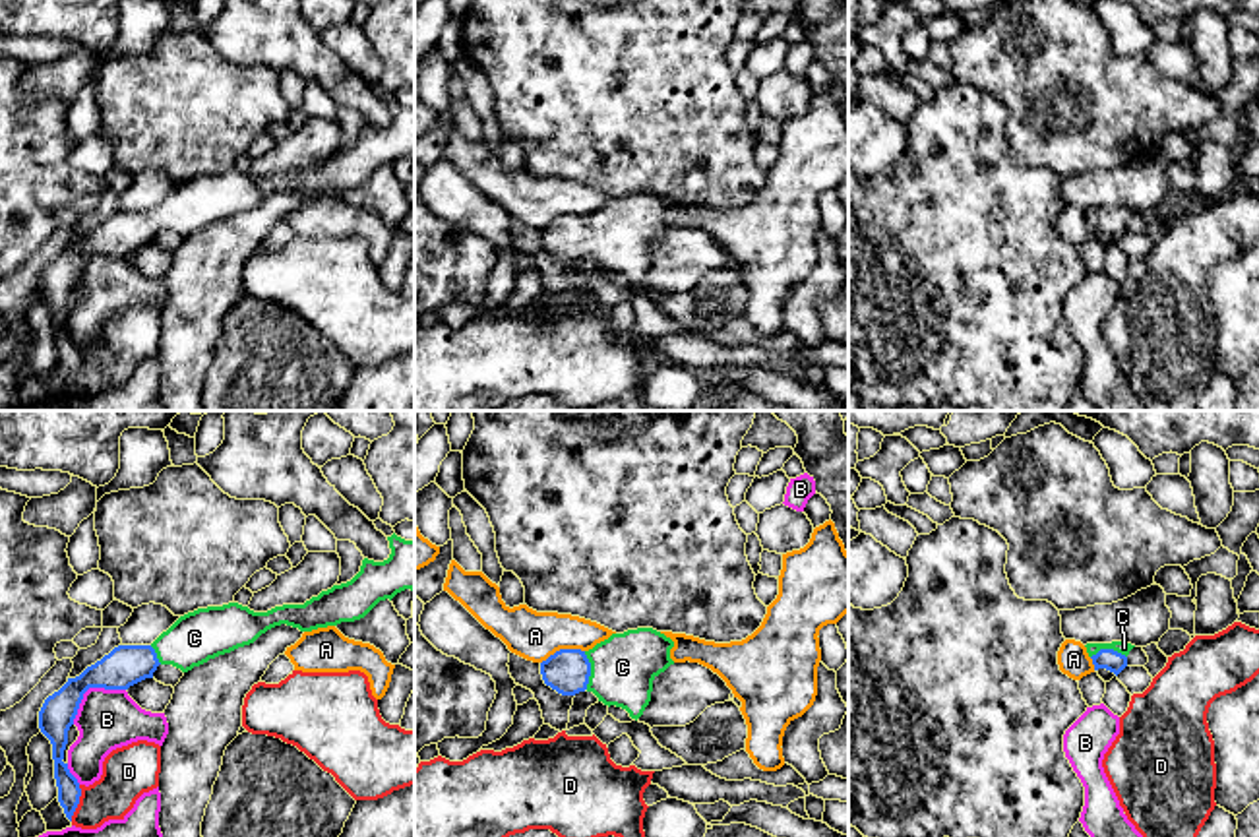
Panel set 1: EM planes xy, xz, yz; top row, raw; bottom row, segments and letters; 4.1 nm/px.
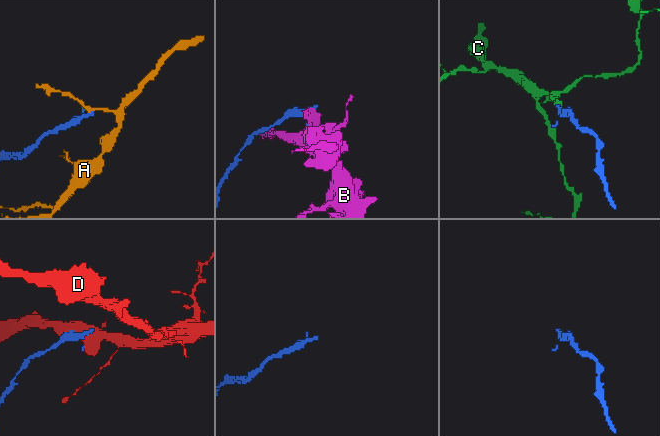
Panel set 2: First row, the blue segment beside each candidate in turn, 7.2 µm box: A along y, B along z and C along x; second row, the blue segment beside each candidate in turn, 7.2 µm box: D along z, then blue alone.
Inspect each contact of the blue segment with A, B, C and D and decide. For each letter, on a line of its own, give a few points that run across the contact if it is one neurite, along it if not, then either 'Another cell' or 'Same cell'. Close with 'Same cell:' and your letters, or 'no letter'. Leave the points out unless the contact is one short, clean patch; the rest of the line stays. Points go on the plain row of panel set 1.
A: Line: xz (583, 216), (556, 216), (541, 229). Another cell
B: Another cell
C: Line: xz (566, 237), (589, 237), (618, 237), (622, 233). Same cell
D: Another cell
Same cell: C

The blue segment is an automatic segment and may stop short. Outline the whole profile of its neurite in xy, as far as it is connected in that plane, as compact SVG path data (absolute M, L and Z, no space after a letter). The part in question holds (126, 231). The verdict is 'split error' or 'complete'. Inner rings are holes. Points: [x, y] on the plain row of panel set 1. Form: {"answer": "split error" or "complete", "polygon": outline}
{"answer": "split error", "polygon": "M395 99L387 107L391 114L387 126L364 124L360 138L351 147L333 151L304 170L283 170L267 178L254 178L238 169L198 174L180 182L151 211L118 211L79 242L68 244L39 277L39 294L52 310L58 368L66 384L72 388L81 355L62 326L68 296L89 254L128 256L153 244L159 231L172 231L188 238L209 225L254 209L281 190L312 198L360 186L380 167L391 167L405 155L415 157L415 107L405 107Z"}

